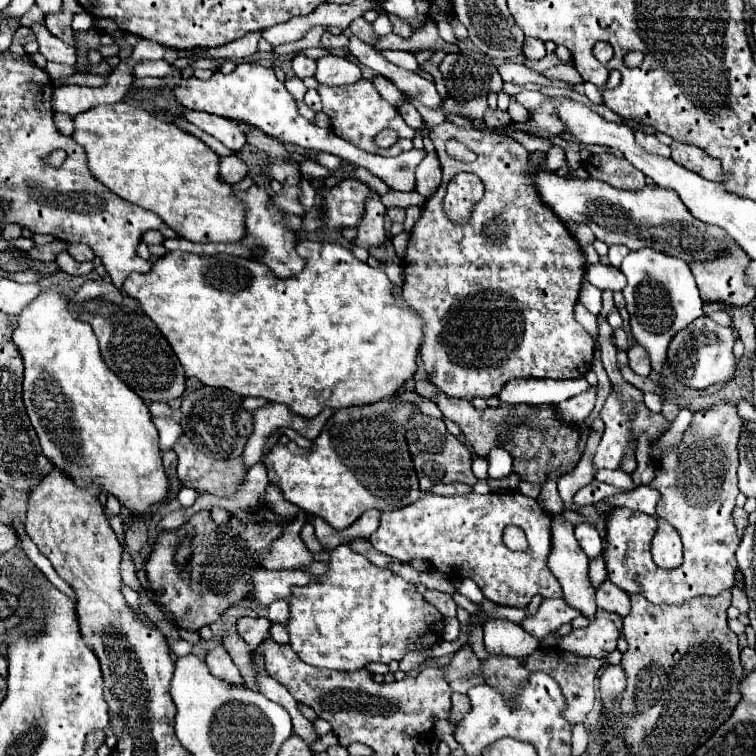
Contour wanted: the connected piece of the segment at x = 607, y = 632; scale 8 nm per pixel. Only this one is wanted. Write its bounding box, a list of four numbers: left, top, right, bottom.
[561,617,621,661]

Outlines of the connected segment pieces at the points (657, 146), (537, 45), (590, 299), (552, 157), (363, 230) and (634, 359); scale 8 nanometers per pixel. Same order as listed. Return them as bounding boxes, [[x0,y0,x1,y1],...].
[[635,131,671,159],[523,37,545,61],[579,285,601,315],[547,145,567,169],[355,193,387,247],[627,345,651,375]]

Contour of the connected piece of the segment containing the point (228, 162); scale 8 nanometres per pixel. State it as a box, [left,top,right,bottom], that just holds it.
[219,157,247,185]

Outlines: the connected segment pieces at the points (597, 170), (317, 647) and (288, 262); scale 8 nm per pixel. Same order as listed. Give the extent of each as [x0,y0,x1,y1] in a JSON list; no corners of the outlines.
[[583,153,645,189],[289,545,443,671],[163,185,305,277]]

